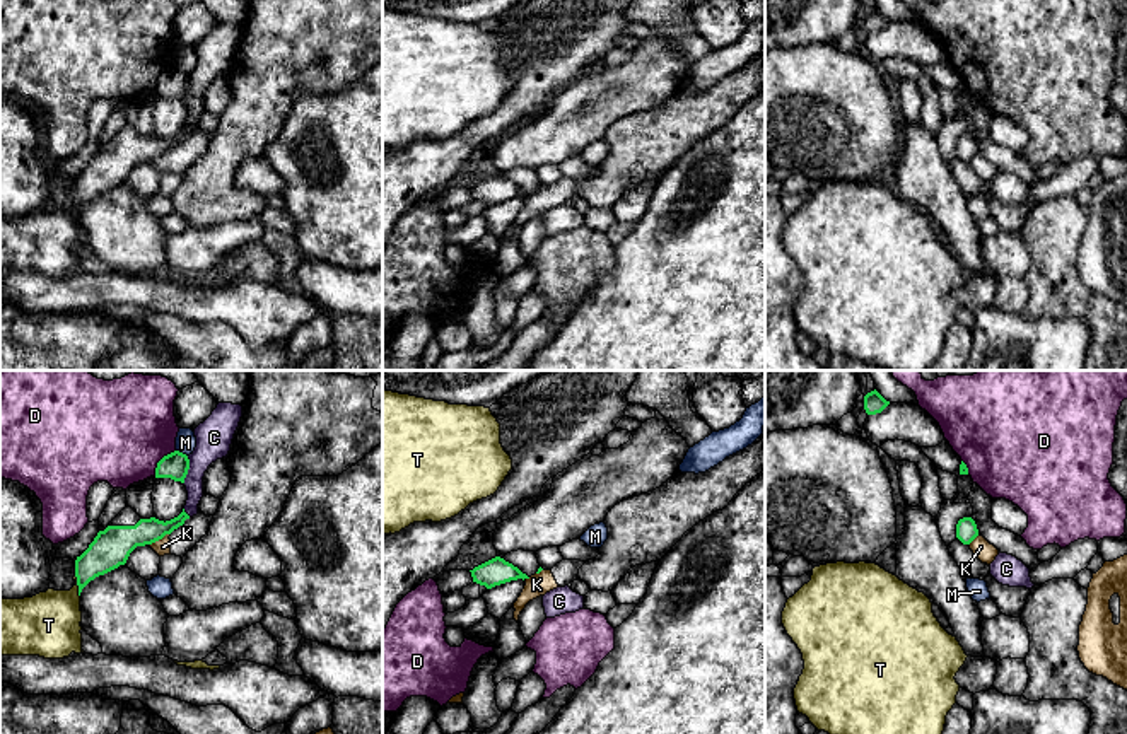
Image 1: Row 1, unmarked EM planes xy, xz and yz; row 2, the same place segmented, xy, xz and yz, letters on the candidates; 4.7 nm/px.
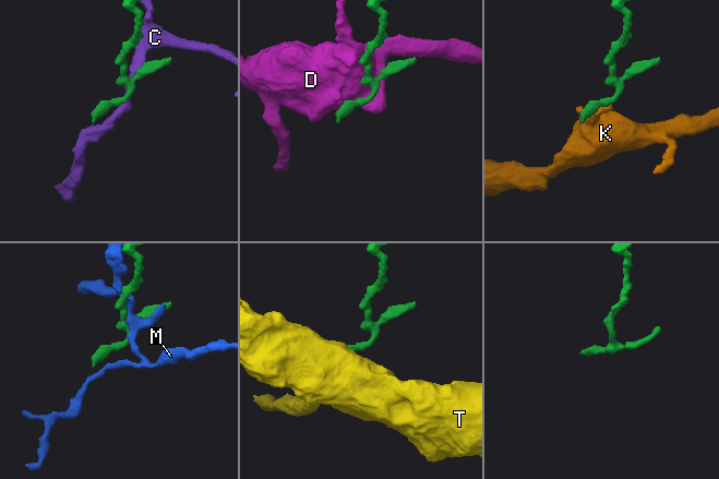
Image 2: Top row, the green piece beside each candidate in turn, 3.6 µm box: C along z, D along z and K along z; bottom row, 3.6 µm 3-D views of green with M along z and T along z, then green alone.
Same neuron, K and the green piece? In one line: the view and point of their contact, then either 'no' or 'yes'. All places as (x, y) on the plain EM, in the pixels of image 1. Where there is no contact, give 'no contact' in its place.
xy (159, 156) | no

